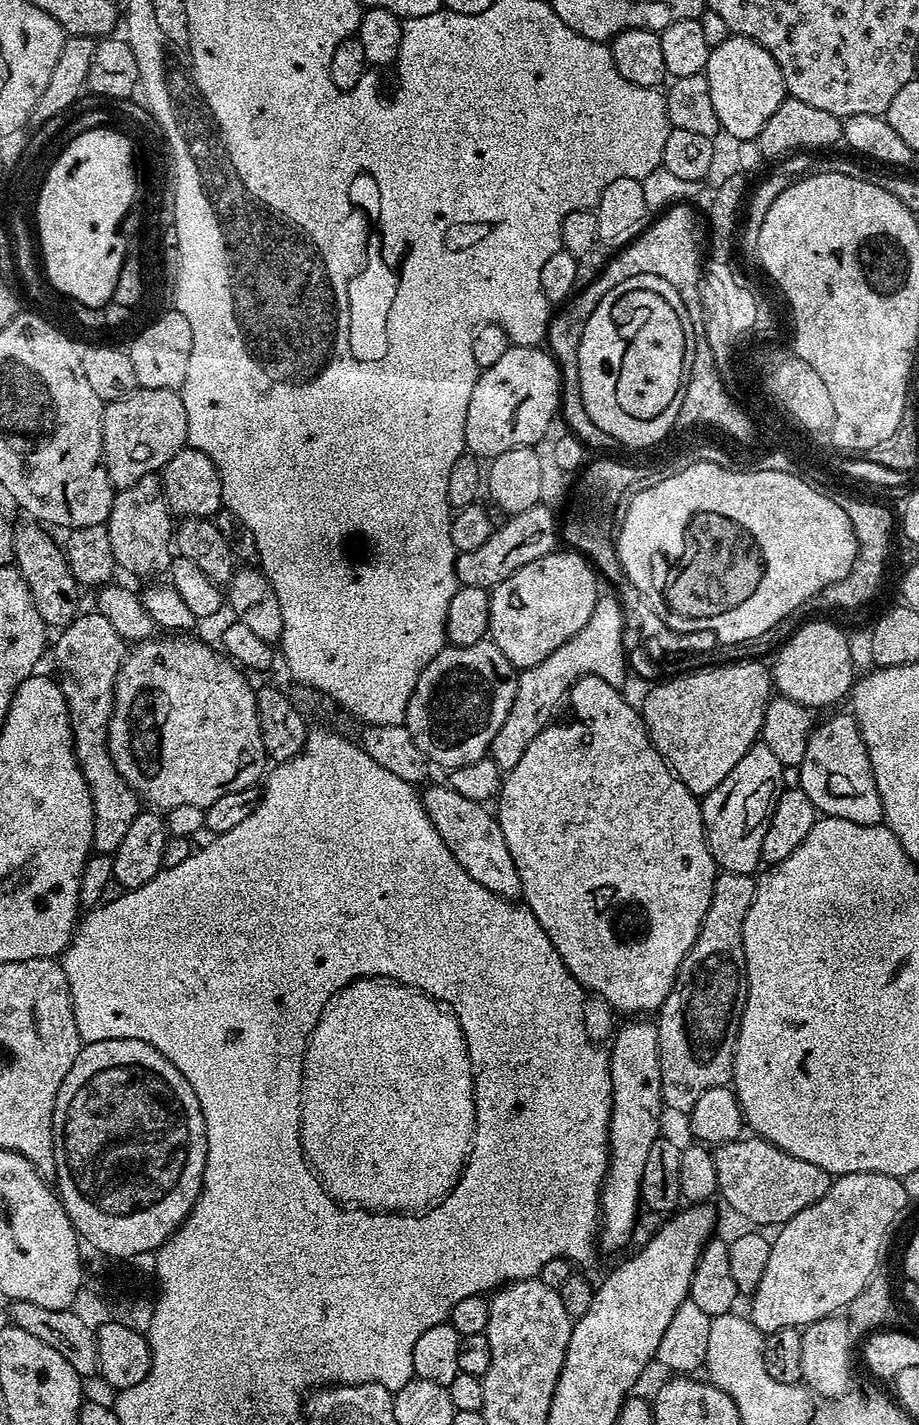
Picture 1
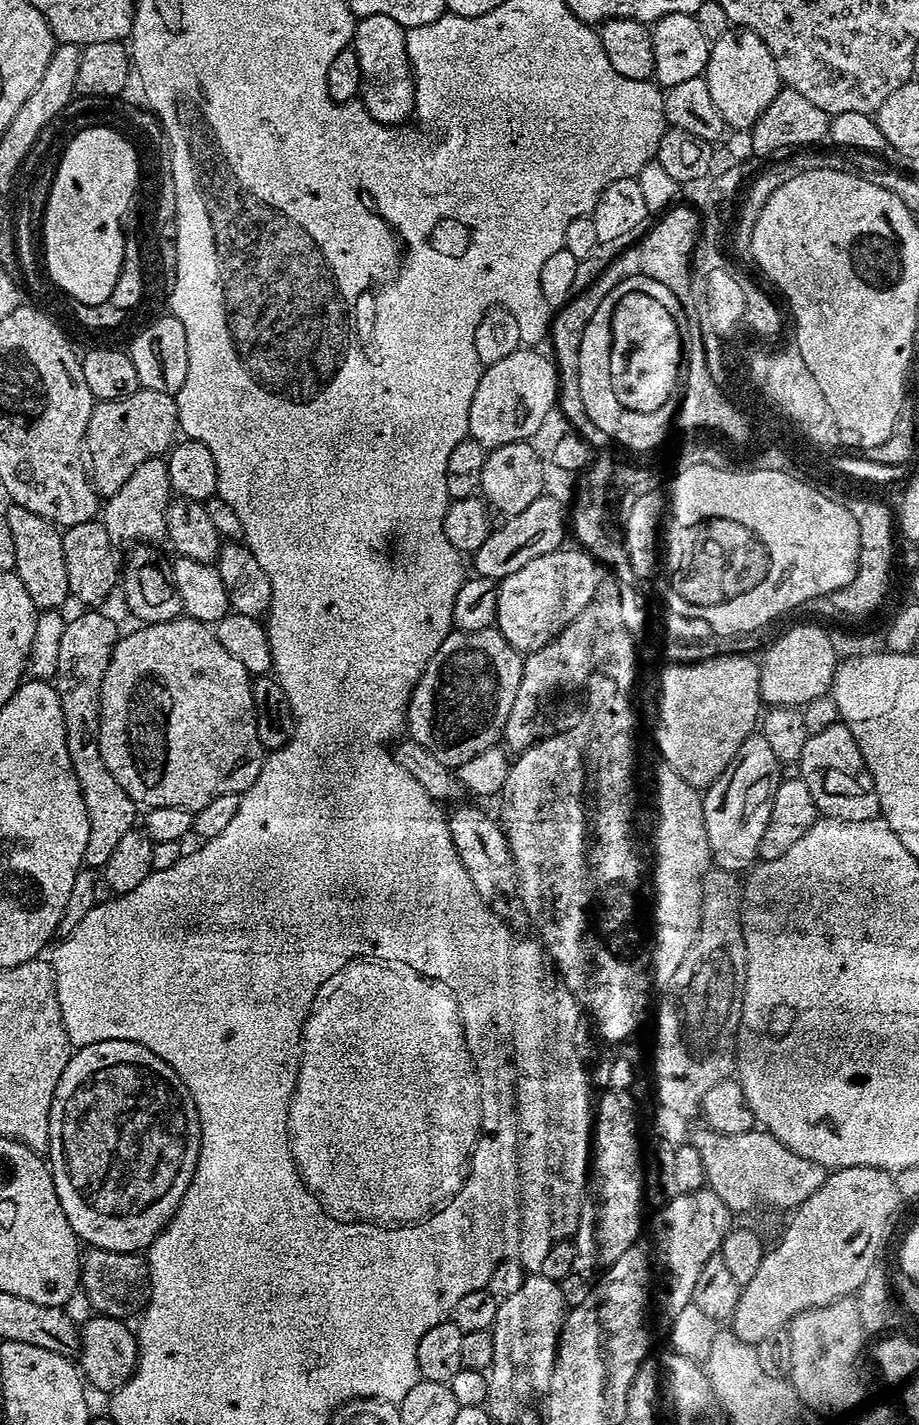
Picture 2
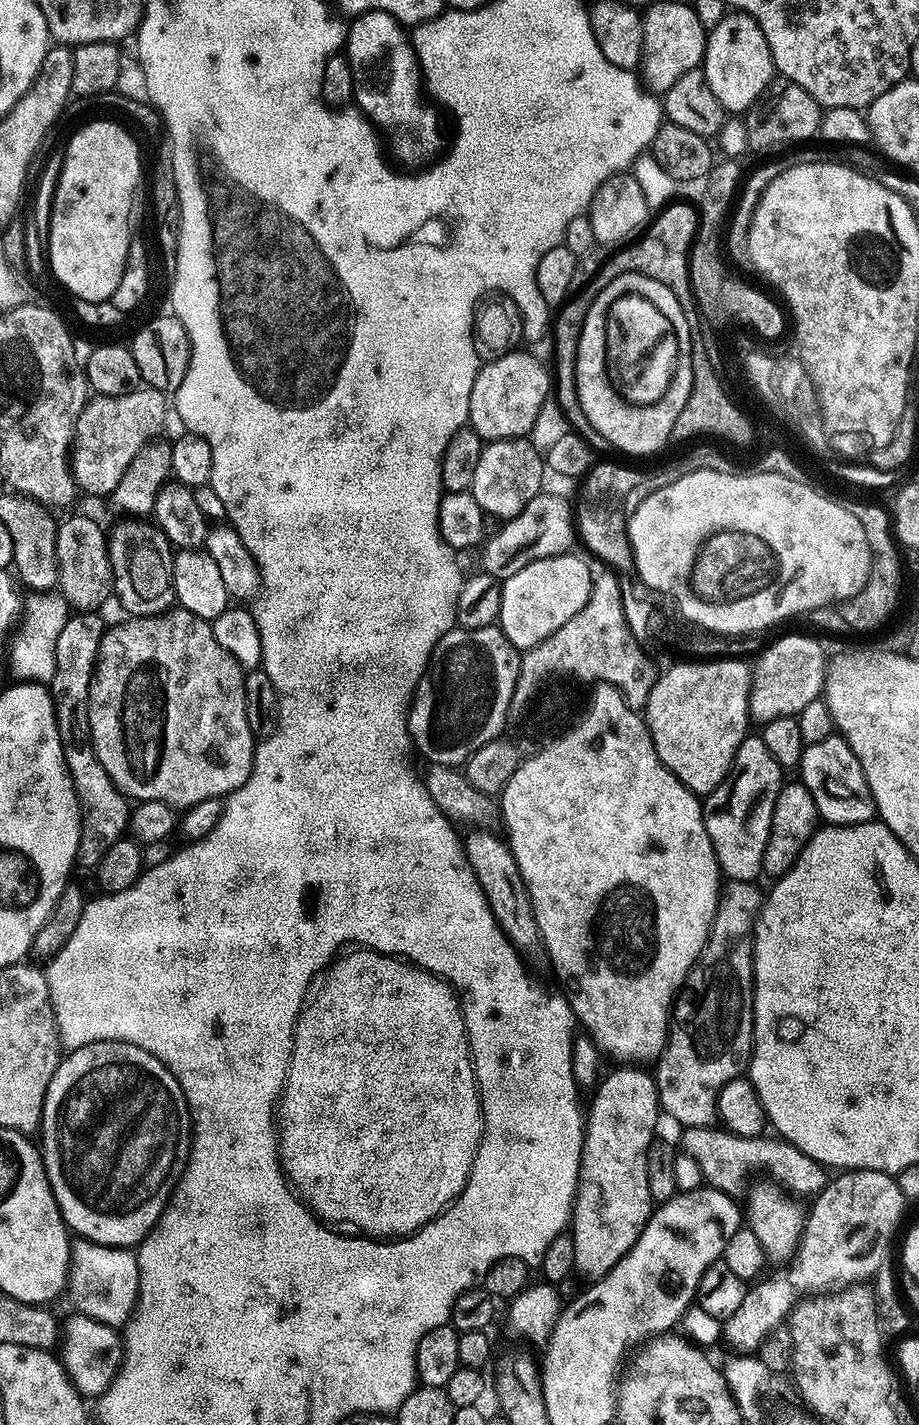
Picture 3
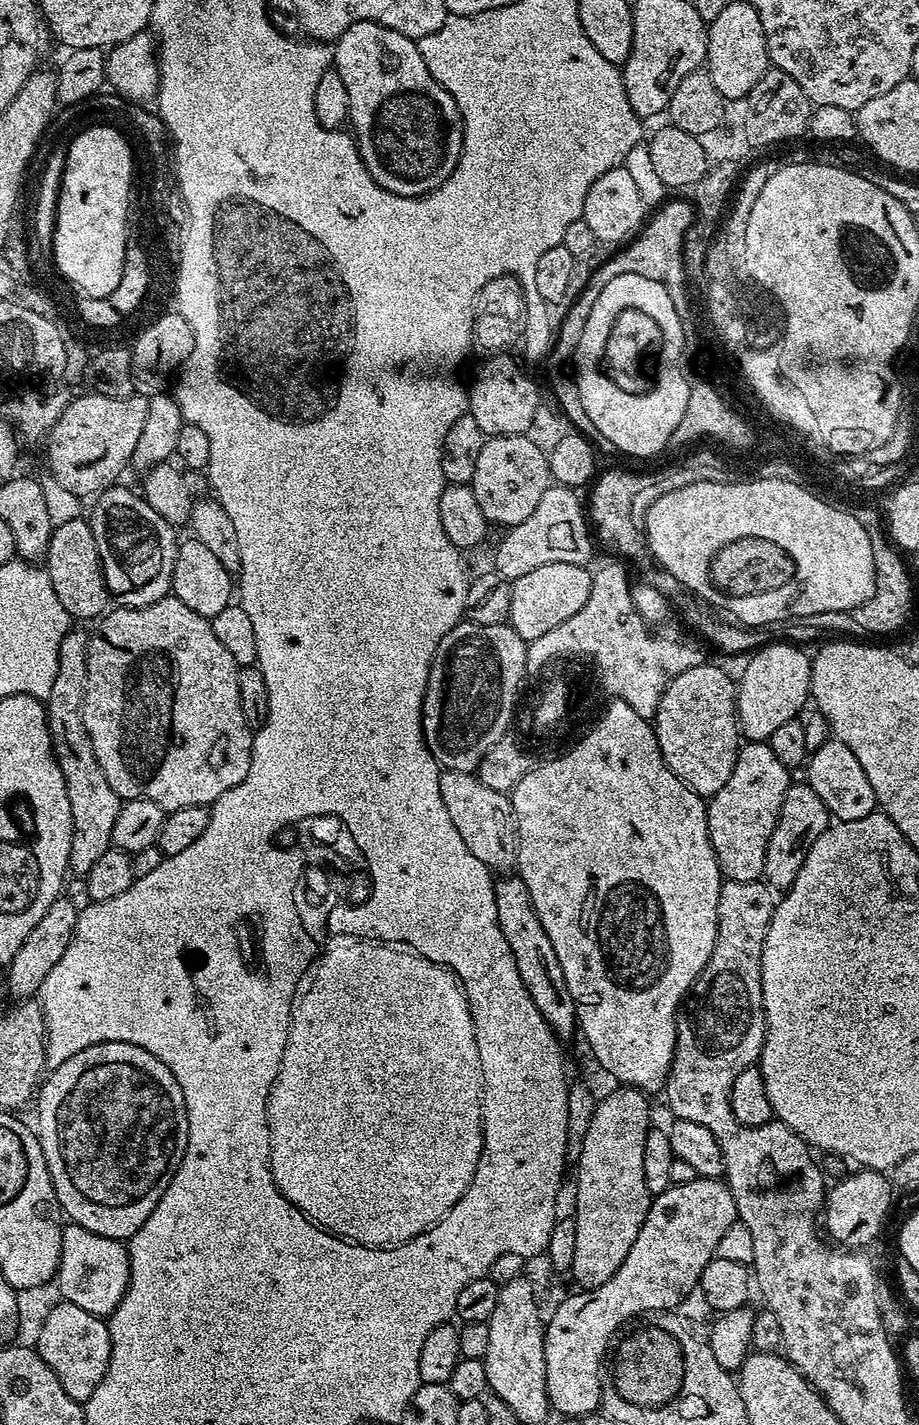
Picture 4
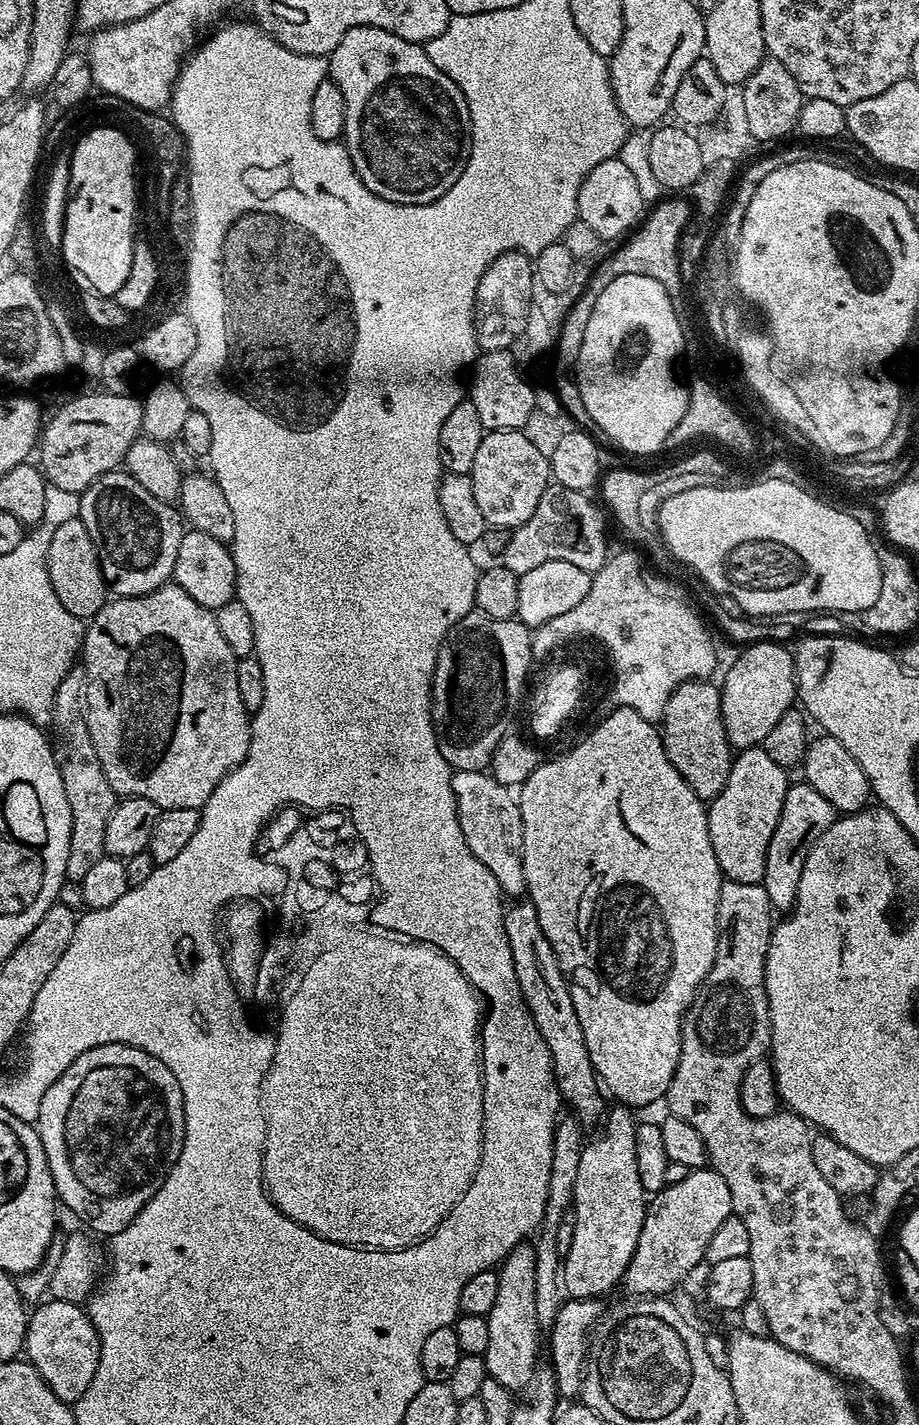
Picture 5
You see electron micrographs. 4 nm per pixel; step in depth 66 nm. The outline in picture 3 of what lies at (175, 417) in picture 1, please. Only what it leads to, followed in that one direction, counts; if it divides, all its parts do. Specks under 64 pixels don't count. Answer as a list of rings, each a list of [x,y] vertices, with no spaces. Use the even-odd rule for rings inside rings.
[[[136,386],[130,394],[121,396],[93,395],[84,405],[80,416],[76,420],[76,430],[72,433],[70,445],[70,471],[72,479],[76,481],[77,489],[81,493],[89,492],[92,496],[111,497],[112,491],[122,482],[122,474],[126,474],[126,466],[134,462],[134,454],[142,450],[148,441],[157,435],[156,427],[164,420],[164,415],[170,412],[170,404],[166,401],[165,393],[147,386]]]

